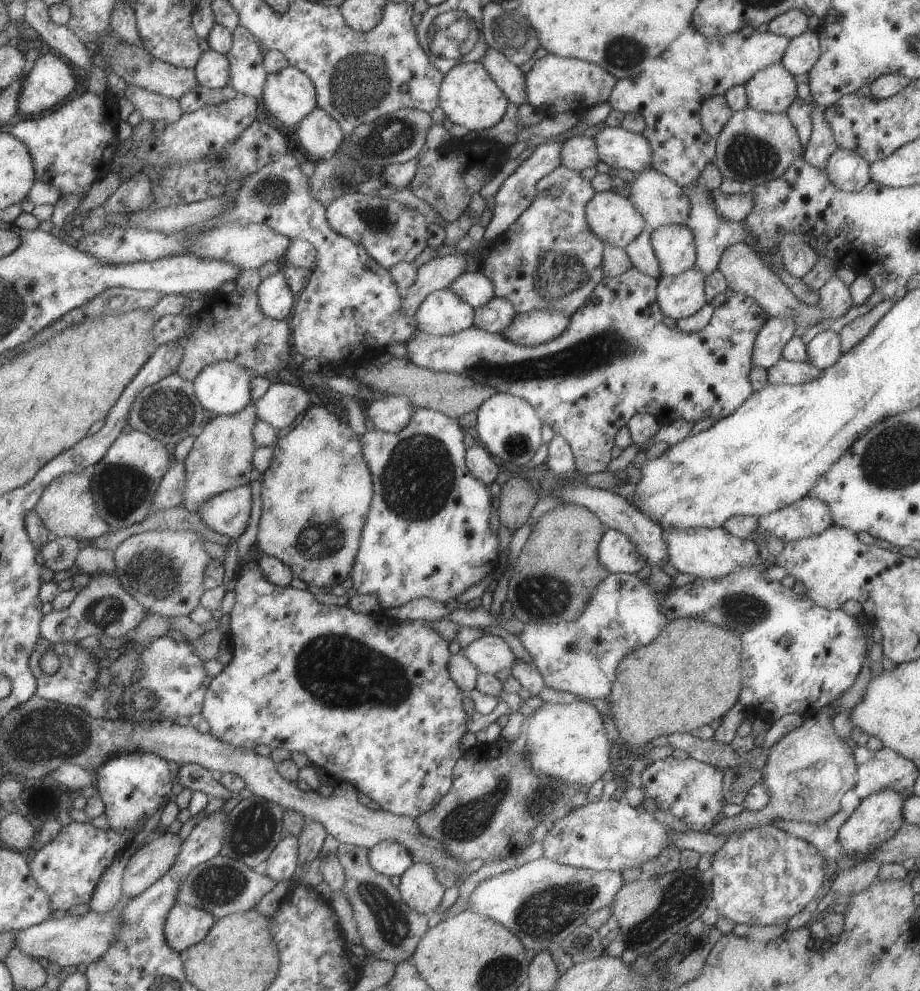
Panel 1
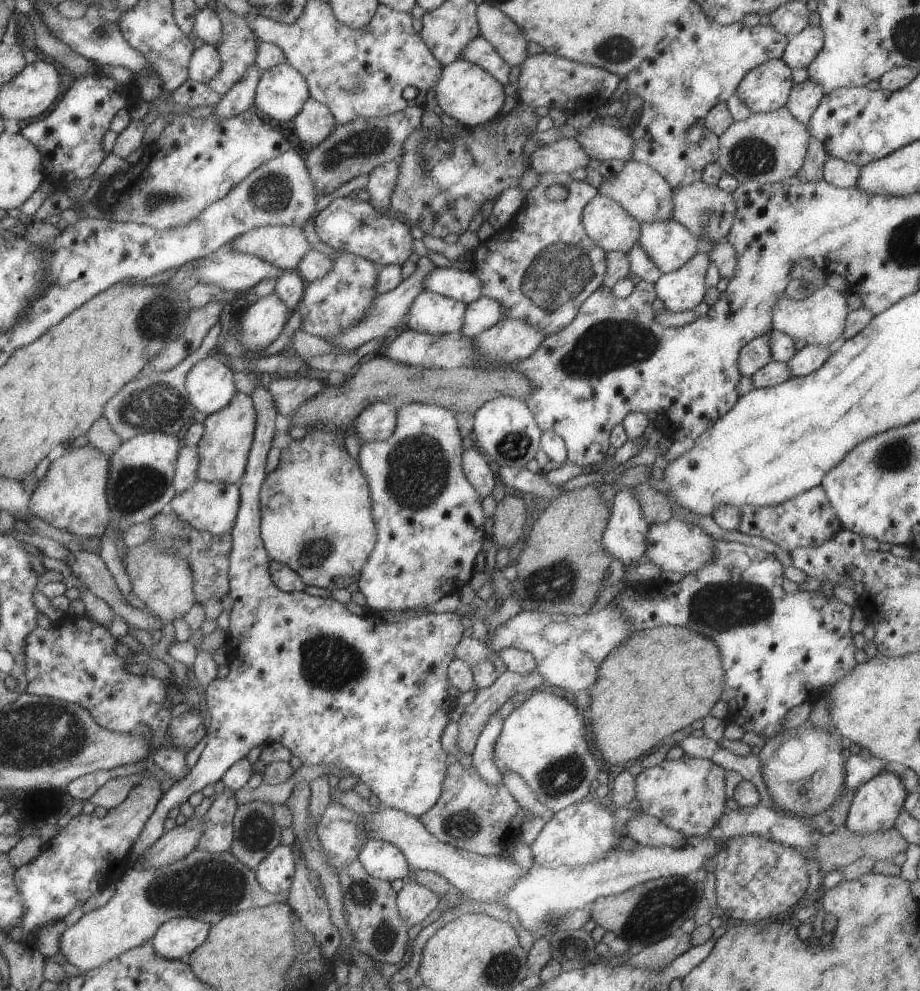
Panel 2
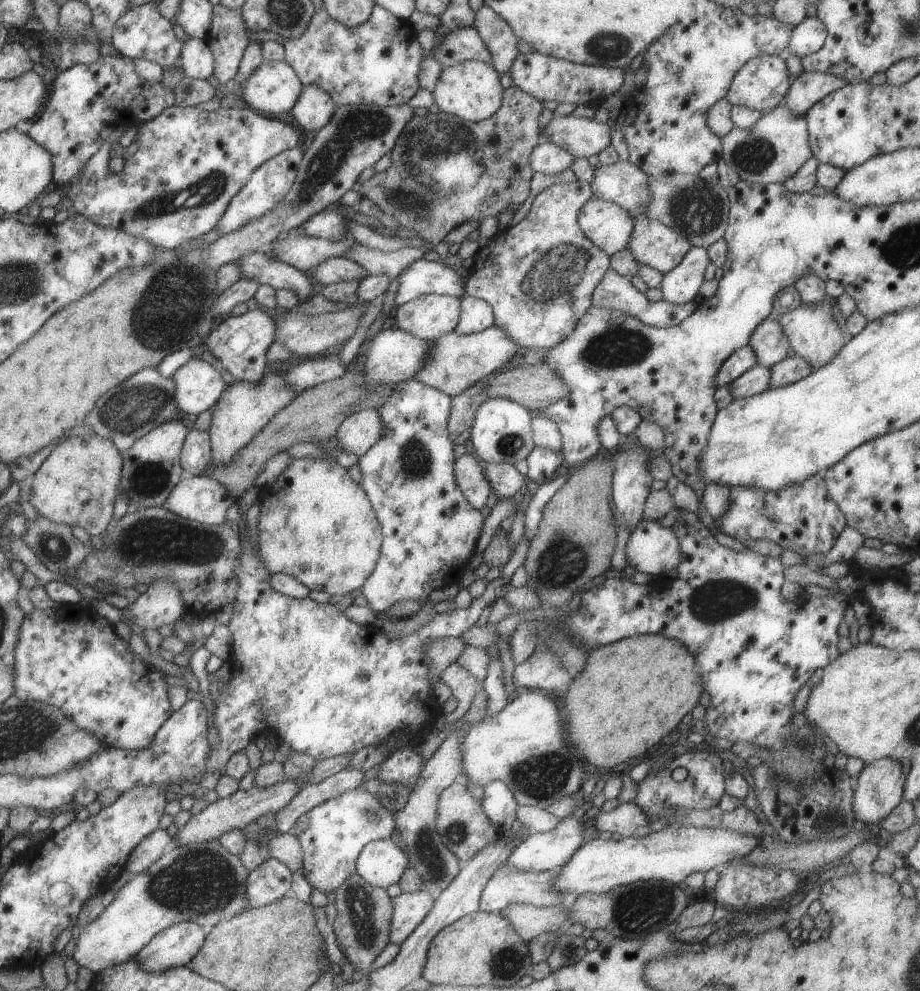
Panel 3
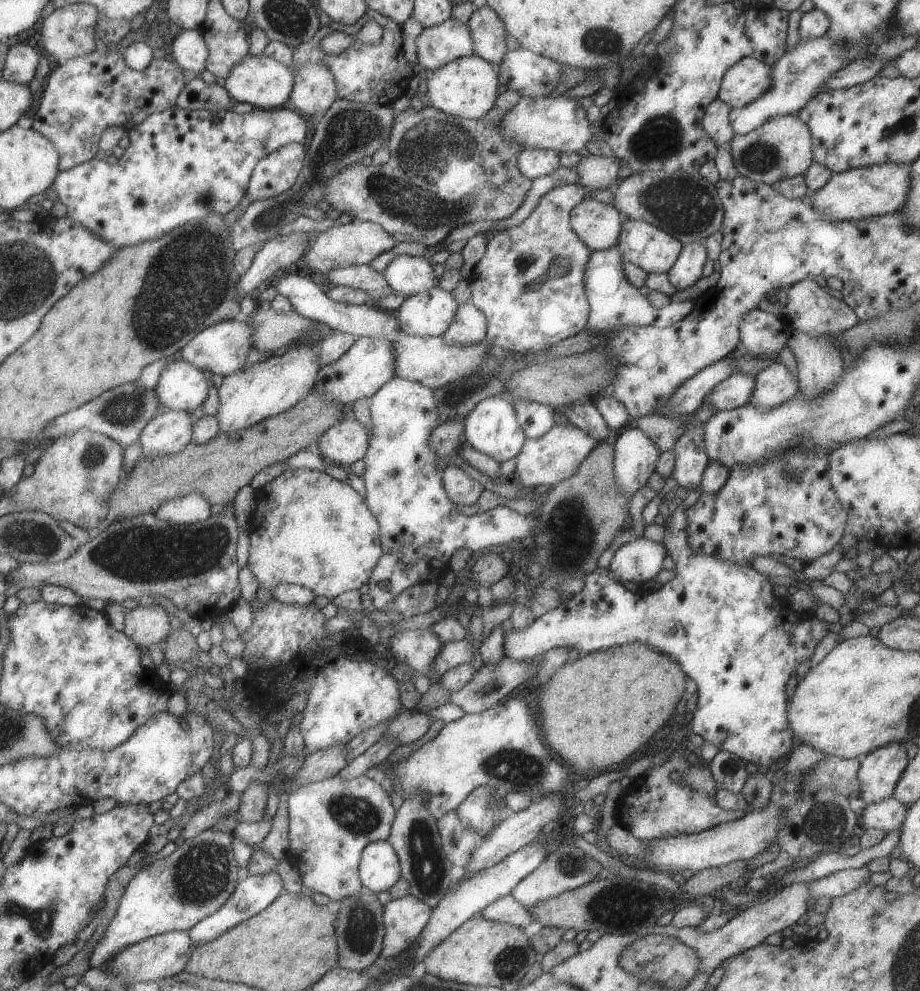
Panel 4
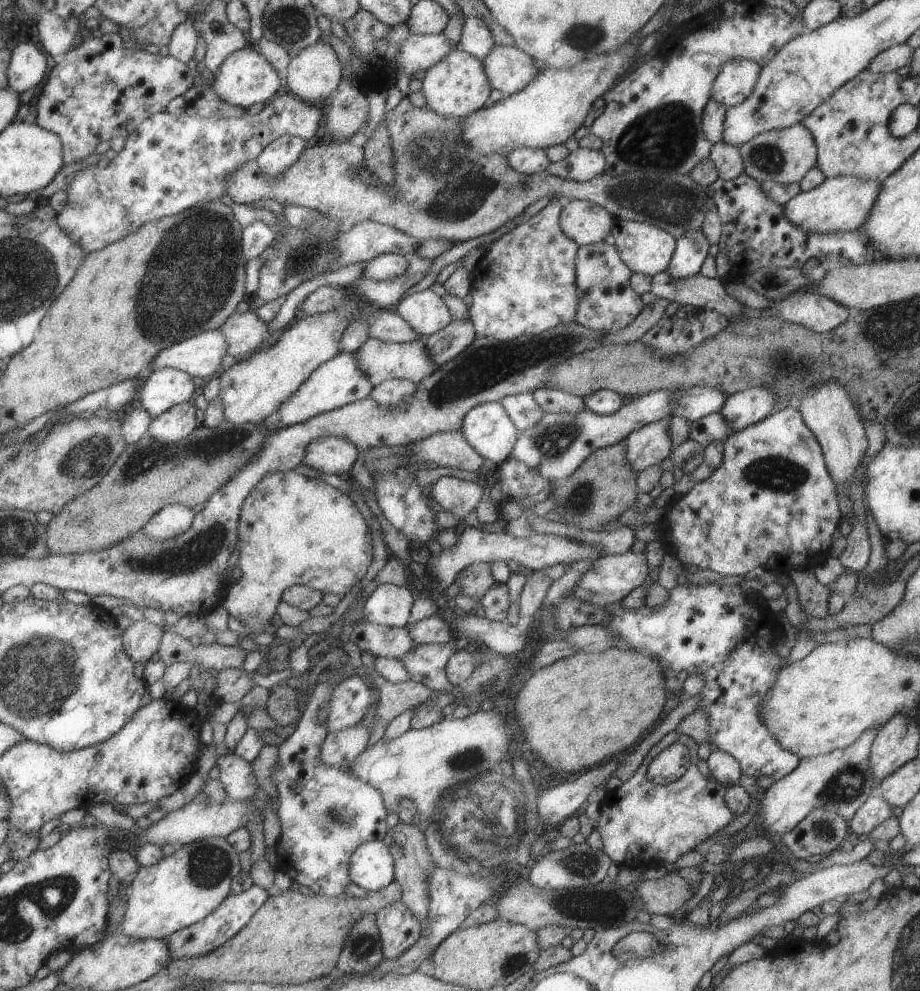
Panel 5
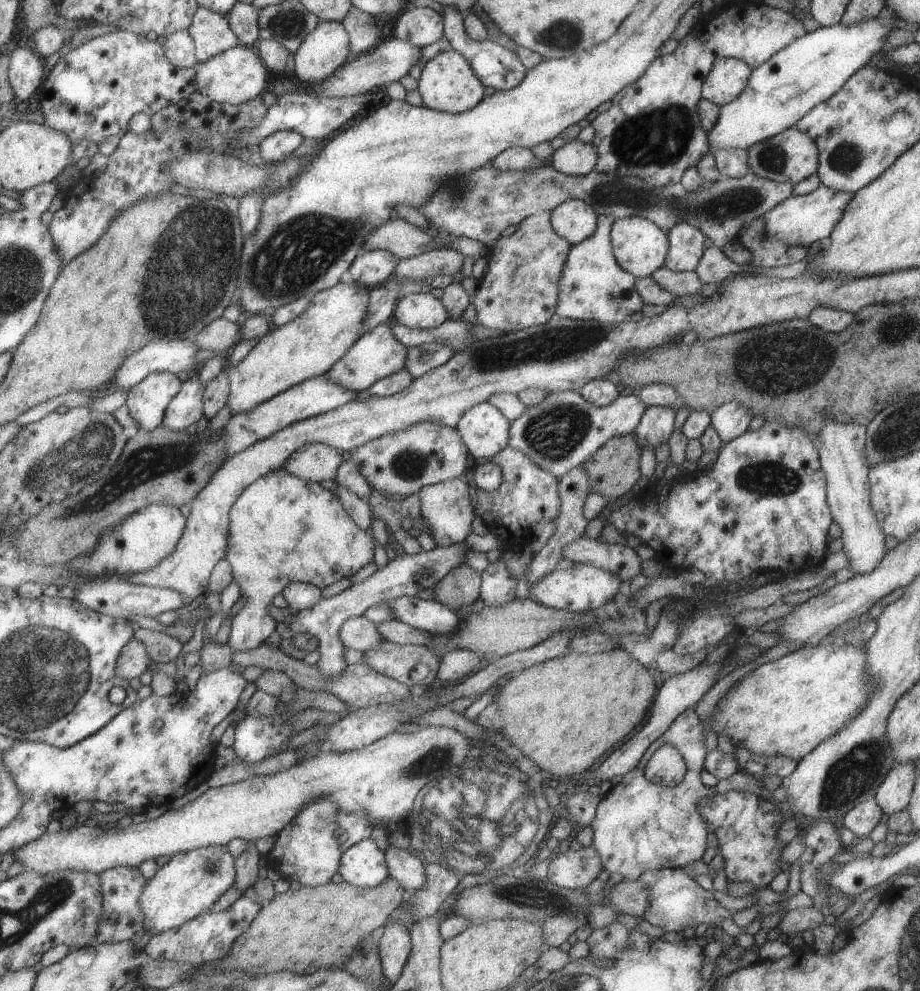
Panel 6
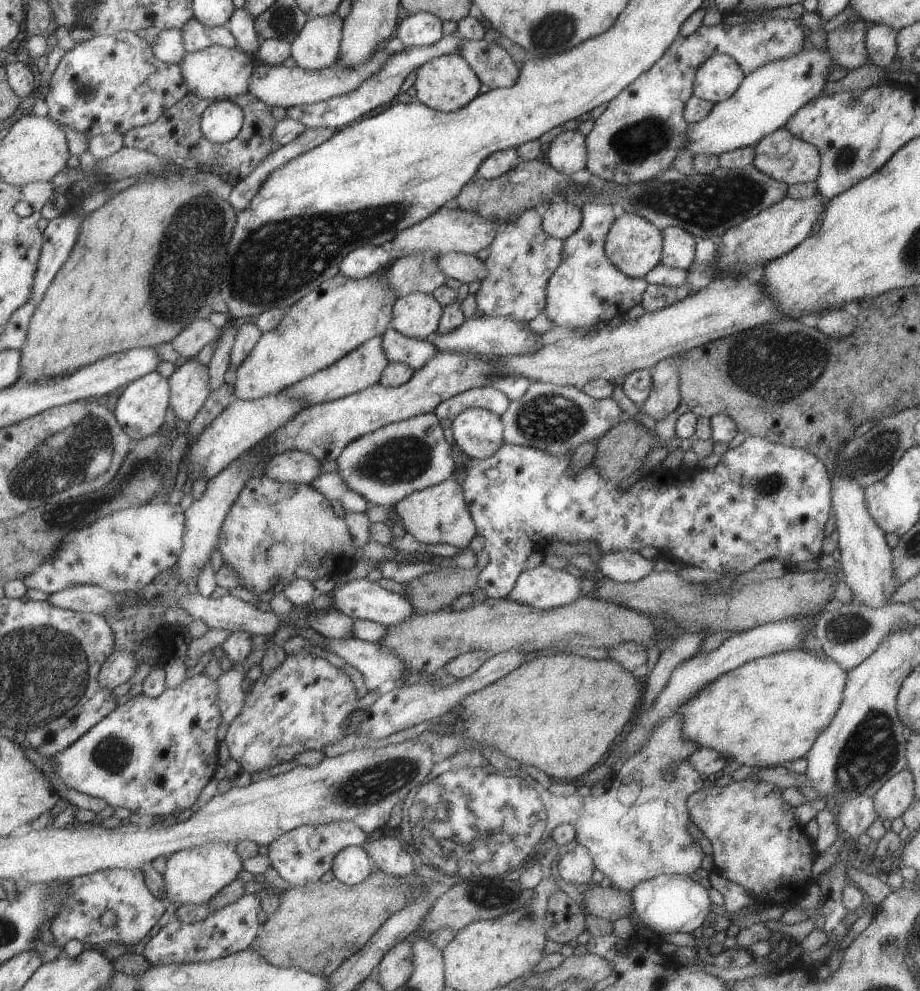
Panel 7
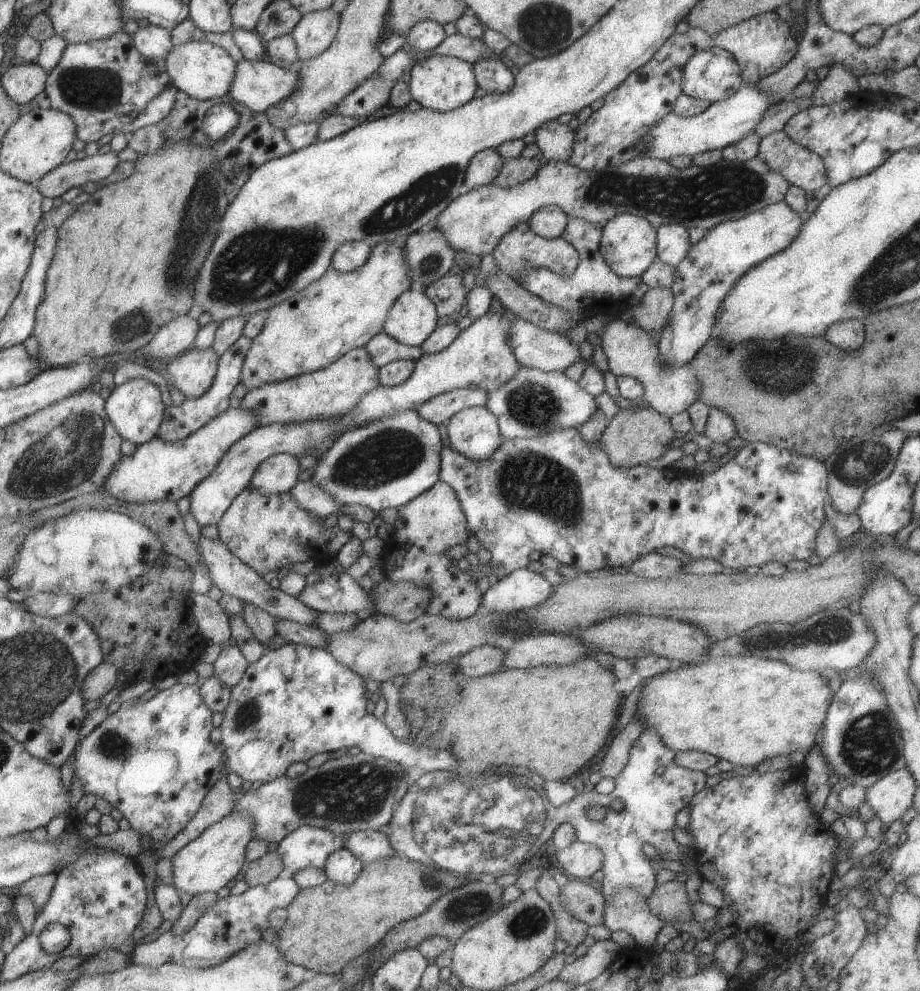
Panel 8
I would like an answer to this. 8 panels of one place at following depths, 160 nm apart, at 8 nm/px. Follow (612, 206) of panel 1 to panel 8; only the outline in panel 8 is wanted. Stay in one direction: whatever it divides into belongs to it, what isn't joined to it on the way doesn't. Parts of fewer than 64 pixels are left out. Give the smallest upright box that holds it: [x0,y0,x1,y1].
[527,206,568,239]

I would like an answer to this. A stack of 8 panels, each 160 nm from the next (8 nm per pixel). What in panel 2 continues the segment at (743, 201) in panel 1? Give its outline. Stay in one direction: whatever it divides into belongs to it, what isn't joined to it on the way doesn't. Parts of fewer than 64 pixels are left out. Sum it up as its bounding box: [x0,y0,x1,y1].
[670,180,736,244]

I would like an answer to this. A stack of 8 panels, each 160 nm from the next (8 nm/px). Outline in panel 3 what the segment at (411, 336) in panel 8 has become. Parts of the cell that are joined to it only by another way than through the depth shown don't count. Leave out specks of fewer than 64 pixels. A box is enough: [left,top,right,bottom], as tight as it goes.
[395,295,460,341]

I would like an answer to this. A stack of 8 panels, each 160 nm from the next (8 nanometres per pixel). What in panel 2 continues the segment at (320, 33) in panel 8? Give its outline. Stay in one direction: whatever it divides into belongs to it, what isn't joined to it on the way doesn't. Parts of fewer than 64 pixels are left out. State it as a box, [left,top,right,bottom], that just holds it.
[293,97,337,148]

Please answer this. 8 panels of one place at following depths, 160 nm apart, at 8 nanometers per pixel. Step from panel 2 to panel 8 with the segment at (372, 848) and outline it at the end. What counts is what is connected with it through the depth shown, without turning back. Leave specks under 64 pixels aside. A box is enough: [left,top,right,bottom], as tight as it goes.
[323,849,362,884]

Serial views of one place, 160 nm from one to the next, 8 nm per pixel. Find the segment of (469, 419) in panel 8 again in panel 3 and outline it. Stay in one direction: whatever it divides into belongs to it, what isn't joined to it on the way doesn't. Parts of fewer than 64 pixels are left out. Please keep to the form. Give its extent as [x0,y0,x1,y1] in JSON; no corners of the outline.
[467,397,534,465]

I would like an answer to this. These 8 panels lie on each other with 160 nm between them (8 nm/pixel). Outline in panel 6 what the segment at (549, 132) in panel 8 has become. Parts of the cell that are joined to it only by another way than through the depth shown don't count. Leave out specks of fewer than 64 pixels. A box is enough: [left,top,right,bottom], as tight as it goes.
[548,138,596,177]

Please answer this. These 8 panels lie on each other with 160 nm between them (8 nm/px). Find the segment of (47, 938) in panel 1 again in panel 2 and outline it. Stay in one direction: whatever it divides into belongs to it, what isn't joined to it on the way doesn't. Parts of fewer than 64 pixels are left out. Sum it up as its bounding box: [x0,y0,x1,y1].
[59,849,288,973]

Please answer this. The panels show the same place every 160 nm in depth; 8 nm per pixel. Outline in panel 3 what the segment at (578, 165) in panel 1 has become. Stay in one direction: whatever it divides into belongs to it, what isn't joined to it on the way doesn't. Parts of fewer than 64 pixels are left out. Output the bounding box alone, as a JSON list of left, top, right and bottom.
[529,141,573,177]

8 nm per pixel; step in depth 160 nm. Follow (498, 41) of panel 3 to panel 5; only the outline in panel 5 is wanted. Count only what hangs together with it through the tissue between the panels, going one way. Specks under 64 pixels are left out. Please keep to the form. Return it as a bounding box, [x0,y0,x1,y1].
[458,17,494,60]

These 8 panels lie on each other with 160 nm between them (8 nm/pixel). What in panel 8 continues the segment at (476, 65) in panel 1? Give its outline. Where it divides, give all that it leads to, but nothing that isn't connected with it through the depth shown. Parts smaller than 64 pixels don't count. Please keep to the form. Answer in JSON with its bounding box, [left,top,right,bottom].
[407,55,478,112]

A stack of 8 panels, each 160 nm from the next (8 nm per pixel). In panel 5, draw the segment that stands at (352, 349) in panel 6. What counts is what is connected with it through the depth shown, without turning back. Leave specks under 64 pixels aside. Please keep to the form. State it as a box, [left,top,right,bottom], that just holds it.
[354,337,439,387]

